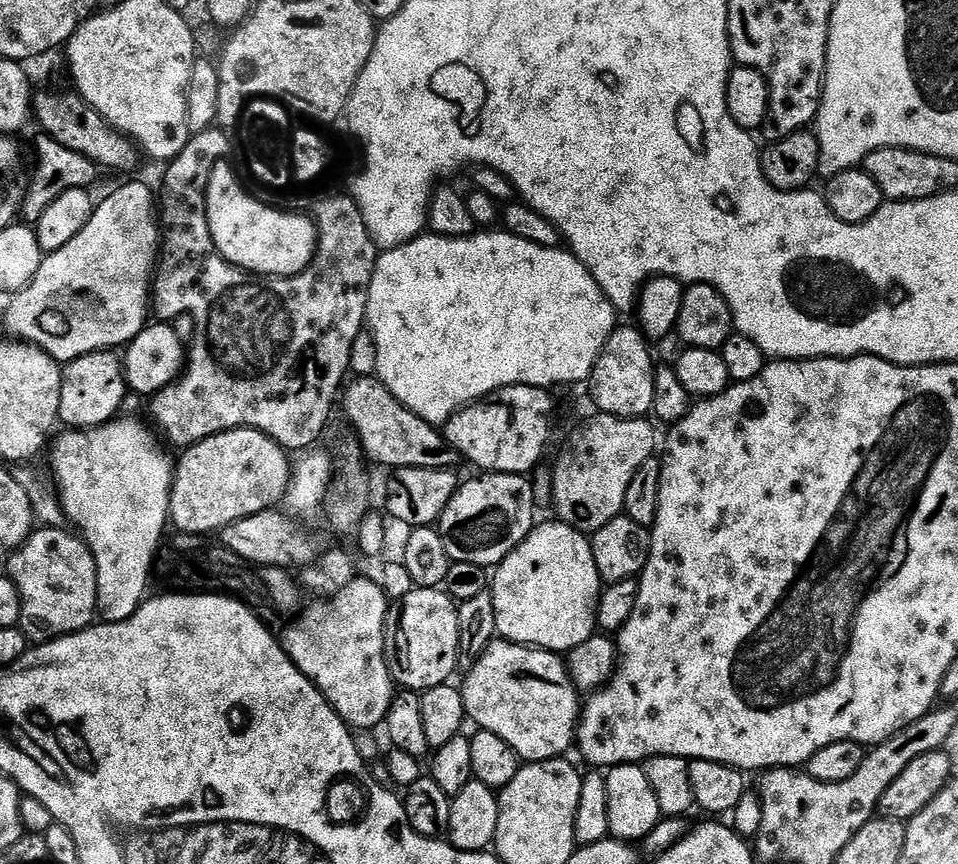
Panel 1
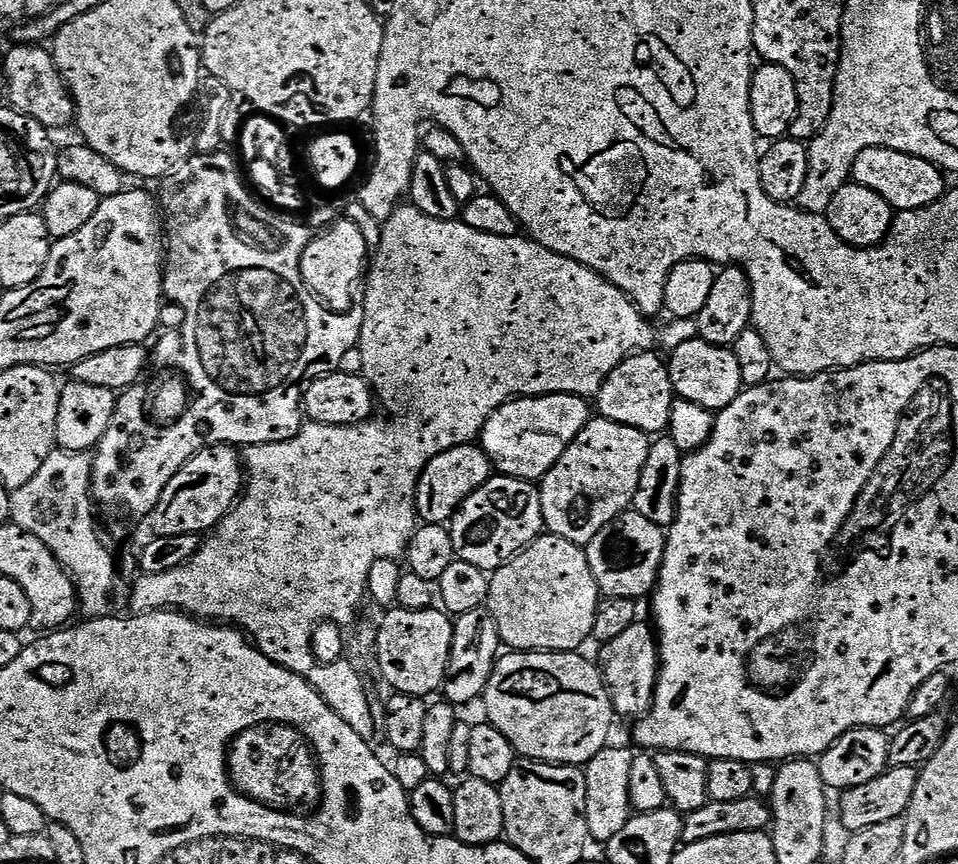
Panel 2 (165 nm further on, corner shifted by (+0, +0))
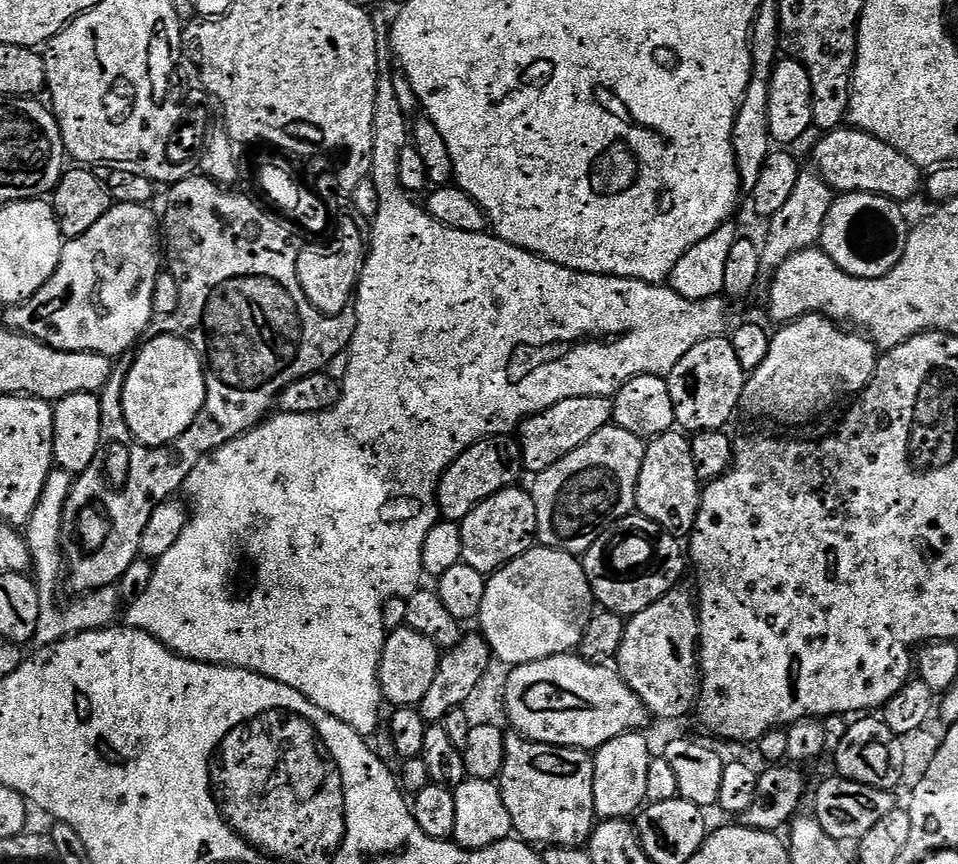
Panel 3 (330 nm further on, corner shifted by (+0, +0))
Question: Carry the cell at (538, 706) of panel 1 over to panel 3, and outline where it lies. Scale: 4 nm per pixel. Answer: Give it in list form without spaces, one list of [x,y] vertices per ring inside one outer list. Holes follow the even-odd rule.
[[[578,654],[515,665],[506,682],[504,715],[525,740],[585,750],[598,749],[624,732],[647,729],[650,723],[646,706],[615,667],[592,664]]]

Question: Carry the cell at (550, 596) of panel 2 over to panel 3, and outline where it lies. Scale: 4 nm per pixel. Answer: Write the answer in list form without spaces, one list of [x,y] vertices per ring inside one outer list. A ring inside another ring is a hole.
[[[532,546],[509,564],[496,569],[487,577],[487,581],[488,589],[486,598],[482,598],[478,628],[499,663],[507,666],[529,664],[579,649],[582,634],[594,611],[594,597],[584,573],[584,565],[577,557],[568,552],[559,552],[556,548]]]

